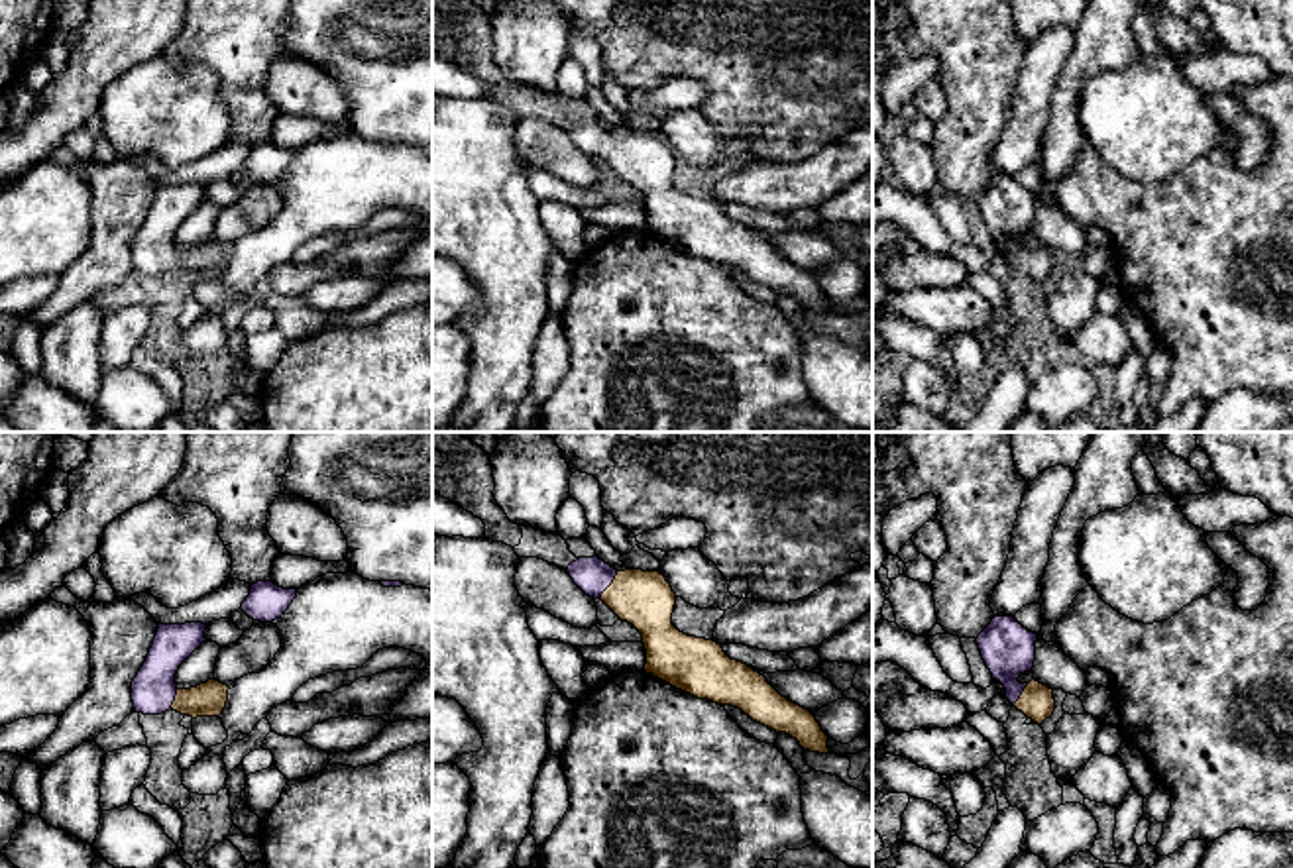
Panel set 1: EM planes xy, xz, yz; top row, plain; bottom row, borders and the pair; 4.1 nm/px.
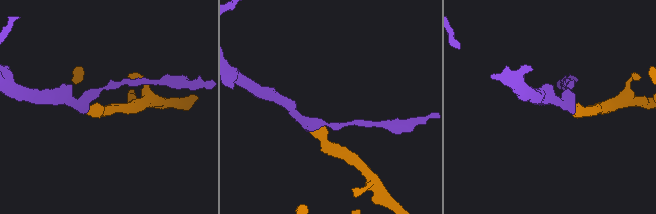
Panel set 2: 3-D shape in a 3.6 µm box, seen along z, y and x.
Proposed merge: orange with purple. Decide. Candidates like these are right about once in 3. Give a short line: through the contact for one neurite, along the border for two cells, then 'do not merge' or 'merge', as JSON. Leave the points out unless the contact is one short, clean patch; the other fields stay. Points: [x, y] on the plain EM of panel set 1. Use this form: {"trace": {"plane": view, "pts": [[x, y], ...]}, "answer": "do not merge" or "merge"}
{"trace": {"plane": "xz", "pts": [[645, 160], [610, 146], [592, 136]]}, "answer": "merge"}

